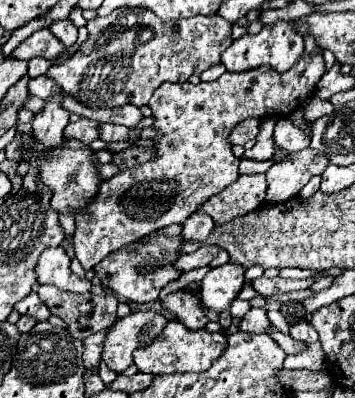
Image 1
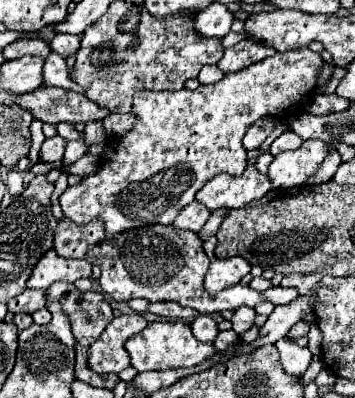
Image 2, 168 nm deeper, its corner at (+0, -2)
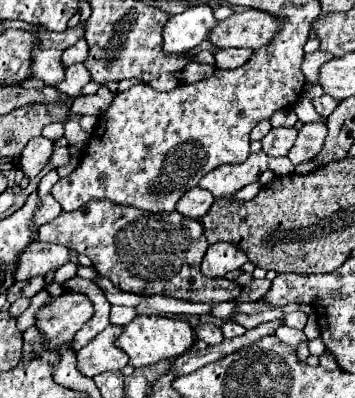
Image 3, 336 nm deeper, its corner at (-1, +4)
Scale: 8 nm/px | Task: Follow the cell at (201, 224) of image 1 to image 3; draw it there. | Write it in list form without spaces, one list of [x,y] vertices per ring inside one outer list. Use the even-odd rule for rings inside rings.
[[[192,188],[188,190],[182,198],[180,198],[180,204],[176,206],[176,210],[186,216],[186,218],[192,218],[192,220],[200,220],[212,206],[212,194],[208,190],[202,190],[202,188]]]

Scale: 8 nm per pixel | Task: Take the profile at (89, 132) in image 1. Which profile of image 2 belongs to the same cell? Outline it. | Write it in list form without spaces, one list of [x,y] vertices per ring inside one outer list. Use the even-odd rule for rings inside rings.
[[[53,136],[53,138],[47,138],[43,144],[41,144],[41,150],[39,150],[39,158],[41,162],[59,162],[63,158],[63,150],[65,150],[65,138],[61,136]]]

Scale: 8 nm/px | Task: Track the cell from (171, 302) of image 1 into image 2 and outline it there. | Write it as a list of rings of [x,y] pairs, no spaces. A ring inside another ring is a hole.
[[[195,318],[195,322],[191,324],[191,330],[199,342],[215,342],[219,334],[217,322],[213,318]]]

